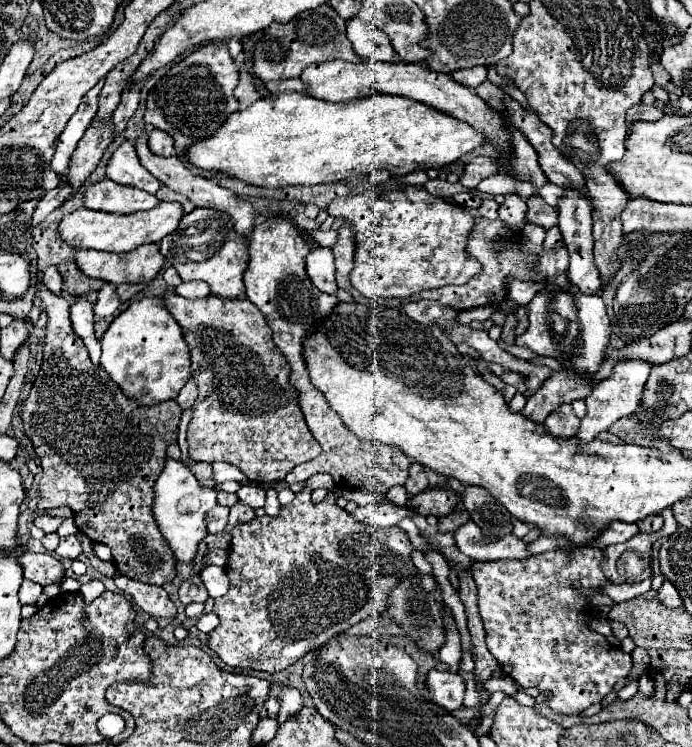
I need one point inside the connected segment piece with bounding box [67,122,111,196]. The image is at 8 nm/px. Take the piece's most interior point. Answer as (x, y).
(90, 149)

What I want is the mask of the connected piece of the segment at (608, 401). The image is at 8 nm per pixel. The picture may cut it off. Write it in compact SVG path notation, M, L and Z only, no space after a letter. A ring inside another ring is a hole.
M625 360L625 362L619 362L615 366L611 378L603 380L603 384L597 384L595 386L595 390L585 398L585 402L587 402L587 416L581 418L581 428L577 432L579 446L585 446L591 440L595 440L597 434L599 432L605 432L615 420L619 420L619 418L629 416L629 414L635 412L635 408L641 402L641 394L643 394L643 388L645 388L649 370L651 370L651 366L647 362Z

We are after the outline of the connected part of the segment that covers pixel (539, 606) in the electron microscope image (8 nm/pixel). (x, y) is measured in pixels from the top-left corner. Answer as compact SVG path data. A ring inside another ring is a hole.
M579 546L575 550L543 552L527 560L475 562L471 566L479 596L479 616L487 632L487 648L499 662L501 670L517 684L523 688L537 688L539 692L551 692L547 704L561 714L581 714L585 708L599 704L631 670L631 656L621 648L611 646L603 634L589 628L589 622L599 618L595 606L591 604L591 596L611 584L611 580L603 574L601 562L601 548ZM575 582L579 582L579 588L573 588Z

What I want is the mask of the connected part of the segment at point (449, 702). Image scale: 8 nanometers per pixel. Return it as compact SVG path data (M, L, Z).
M429 670L425 688L431 694L431 698L445 708L447 712L459 710L463 706L463 694L465 694L465 680L461 674L453 672L439 672L439 670Z

